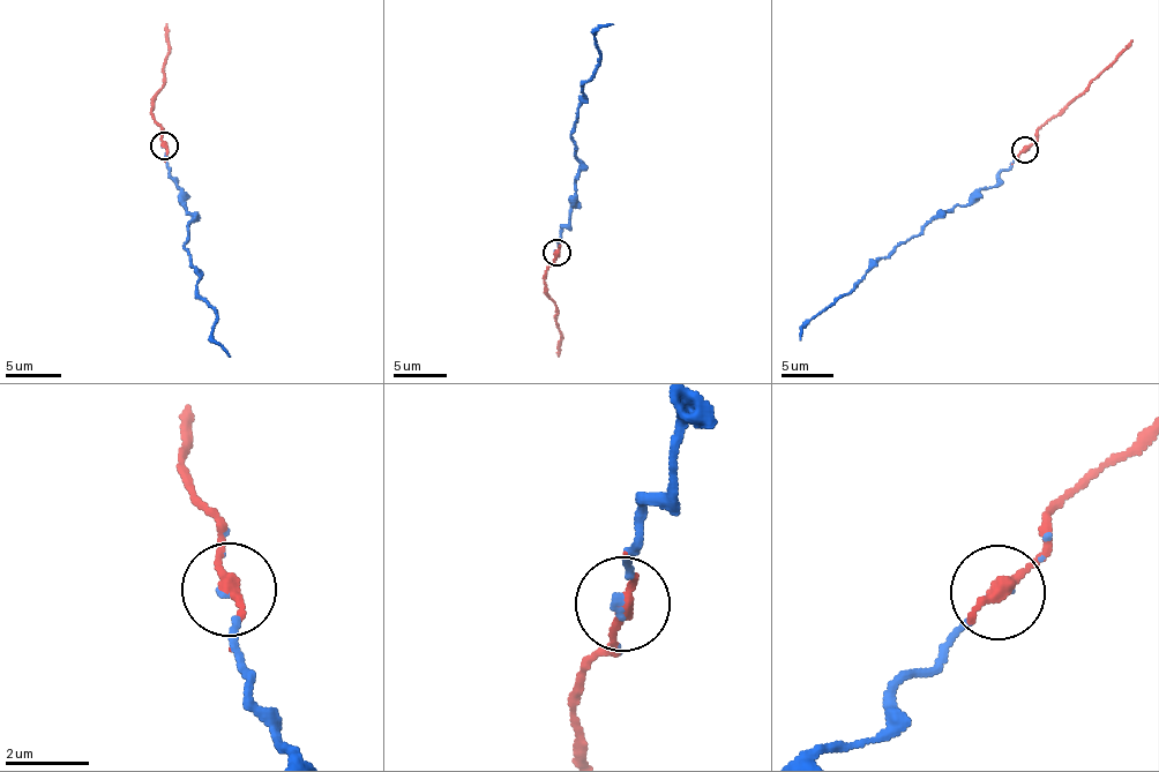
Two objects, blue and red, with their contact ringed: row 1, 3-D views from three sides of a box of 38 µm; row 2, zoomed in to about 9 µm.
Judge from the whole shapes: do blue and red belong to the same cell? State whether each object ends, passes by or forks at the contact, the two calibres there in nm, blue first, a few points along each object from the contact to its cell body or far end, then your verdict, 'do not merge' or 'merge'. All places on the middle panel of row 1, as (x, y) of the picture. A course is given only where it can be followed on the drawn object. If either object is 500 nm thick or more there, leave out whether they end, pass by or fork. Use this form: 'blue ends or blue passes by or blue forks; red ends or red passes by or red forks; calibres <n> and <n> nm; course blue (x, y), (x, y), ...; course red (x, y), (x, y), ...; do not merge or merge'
blue ends; red ends; calibres 90 and 360 nm; course blue (556, 253), (559, 230), (569, 220), (578, 173), (571, 136), (578, 98), (600, 57), (595, 34), (614, 23); course red (556, 253), (547, 269), (544, 292), (555, 305), (555, 324), (561, 335), (558, 355); merge

